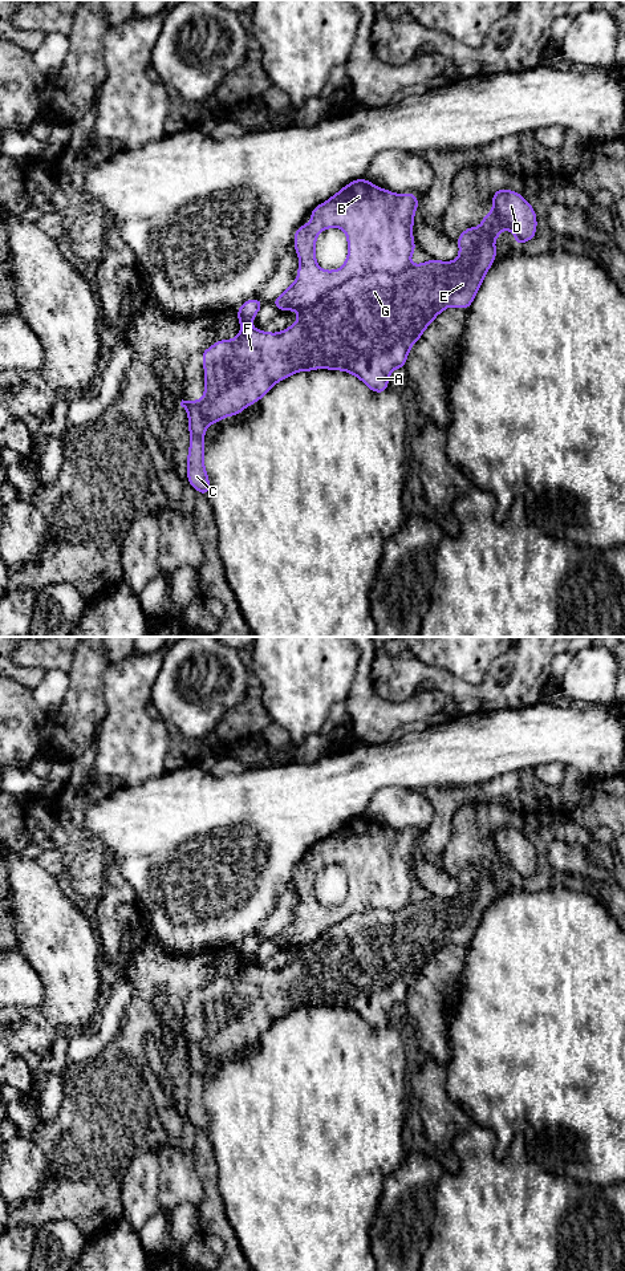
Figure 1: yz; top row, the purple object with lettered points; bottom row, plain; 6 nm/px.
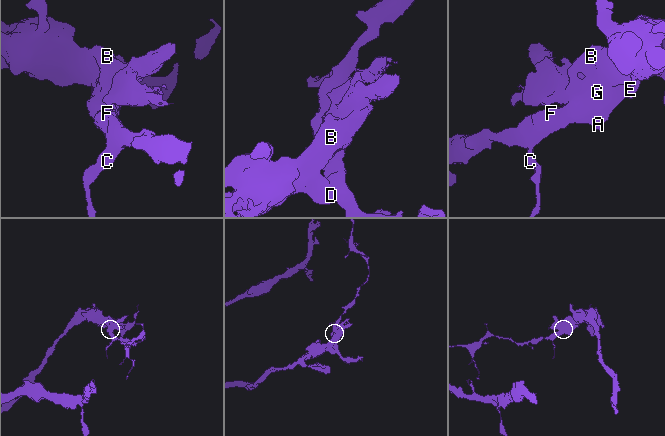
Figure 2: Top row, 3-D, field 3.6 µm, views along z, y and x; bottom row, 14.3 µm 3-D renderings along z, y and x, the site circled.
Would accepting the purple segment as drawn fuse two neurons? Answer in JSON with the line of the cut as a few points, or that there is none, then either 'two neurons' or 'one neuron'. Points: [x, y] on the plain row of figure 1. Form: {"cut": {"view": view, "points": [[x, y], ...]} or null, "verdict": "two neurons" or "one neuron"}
{"cut": {"view": "yz", "points": [[409, 901], [396, 910], [370, 909], [352, 913], [299, 949]]}, "verdict": "two neurons"}

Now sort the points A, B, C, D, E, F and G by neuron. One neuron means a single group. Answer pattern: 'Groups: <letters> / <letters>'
Groups: A C E F G / B D

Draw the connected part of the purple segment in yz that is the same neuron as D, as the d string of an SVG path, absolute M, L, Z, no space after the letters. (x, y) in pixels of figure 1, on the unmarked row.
M495 827L492 833L492 848L486 850L503 866L511 866L515 882L529 878L536 872L536 849L523 832L512 827Z

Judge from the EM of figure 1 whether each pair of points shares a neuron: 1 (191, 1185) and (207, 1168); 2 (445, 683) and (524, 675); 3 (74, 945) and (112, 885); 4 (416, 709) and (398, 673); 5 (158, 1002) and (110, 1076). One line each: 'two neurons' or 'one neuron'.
1: two neurons
2: one neuron
3: two neurons
4: two neurons
5: two neurons

